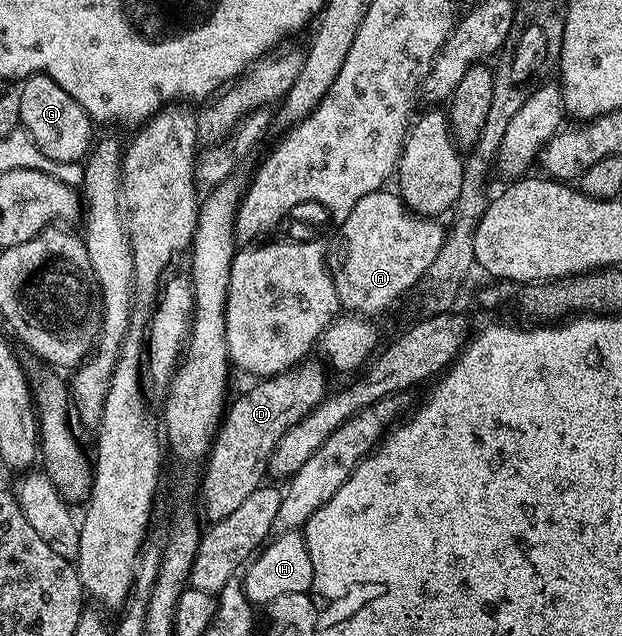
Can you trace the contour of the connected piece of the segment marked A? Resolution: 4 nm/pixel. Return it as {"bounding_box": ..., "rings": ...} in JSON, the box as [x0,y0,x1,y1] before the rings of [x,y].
{"bounding_box":[333,189,445,317],"rings":[[[384,189],[369,193],[369,197],[361,197],[357,205],[349,213],[349,217],[341,220],[343,232],[339,235],[339,256],[333,263],[335,288],[339,298],[339,306],[344,312],[354,313],[362,317],[379,315],[386,307],[391,307],[410,287],[416,288],[429,265],[437,261],[437,255],[444,243],[445,227],[435,217],[424,217],[415,214],[411,208],[403,204],[403,198],[394,190]]]}

